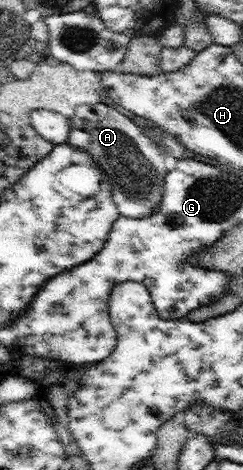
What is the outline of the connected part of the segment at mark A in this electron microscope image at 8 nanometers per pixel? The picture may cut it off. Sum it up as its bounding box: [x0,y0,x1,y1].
[68,103,167,218]

